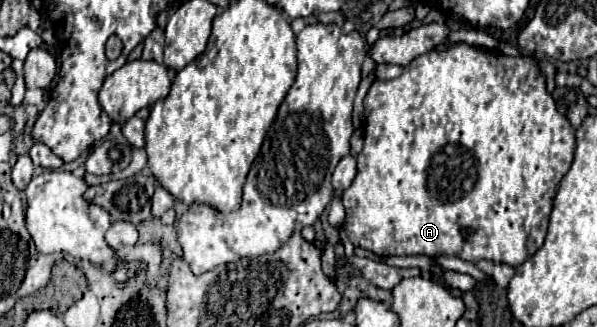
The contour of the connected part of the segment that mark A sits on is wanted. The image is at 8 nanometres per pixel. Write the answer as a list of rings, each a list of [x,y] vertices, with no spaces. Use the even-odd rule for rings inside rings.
[[[457,43],[449,51],[429,51],[415,57],[397,79],[379,81],[375,79],[371,89],[365,95],[365,145],[357,155],[357,177],[349,189],[343,191],[345,205],[345,223],[343,231],[349,241],[361,249],[367,249],[379,257],[385,255],[427,255],[427,257],[459,257],[463,261],[477,263],[481,259],[493,263],[507,263],[519,267],[527,257],[531,257],[545,241],[549,215],[553,211],[555,195],[561,179],[571,169],[575,149],[575,129],[555,109],[553,97],[545,91],[545,79],[541,77],[535,61],[531,57],[503,57],[479,47]],[[463,229],[473,229],[475,233],[465,239]]]

